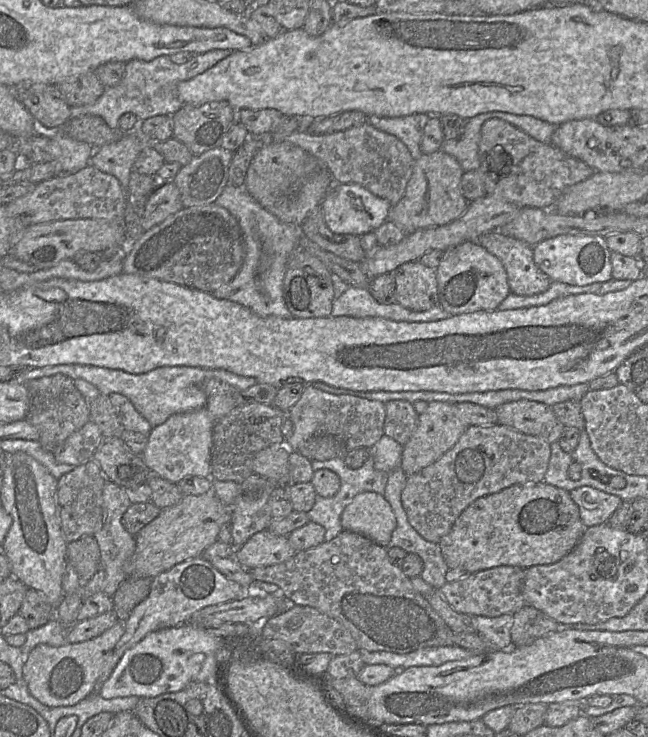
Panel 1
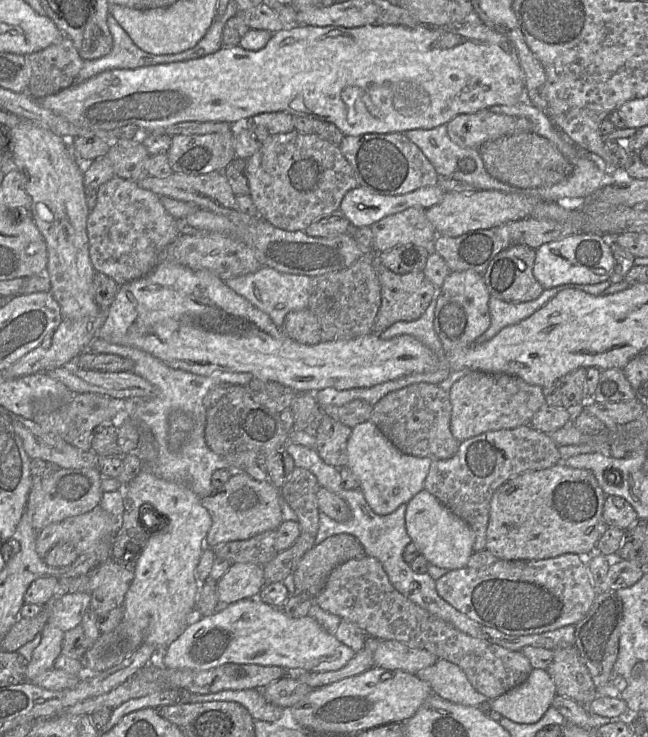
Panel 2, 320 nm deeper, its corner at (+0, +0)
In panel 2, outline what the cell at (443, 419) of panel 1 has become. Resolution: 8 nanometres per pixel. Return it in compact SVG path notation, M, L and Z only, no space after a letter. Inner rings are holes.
M469 371L456 381L449 391L449 398L452 405L450 429L459 442L488 431L529 425L533 415L545 404L542 387L530 385L516 376L482 371Z

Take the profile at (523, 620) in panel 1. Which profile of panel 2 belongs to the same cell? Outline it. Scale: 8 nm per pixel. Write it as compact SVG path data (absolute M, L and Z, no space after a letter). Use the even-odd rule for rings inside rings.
M574 646L554 650L552 663L546 669L556 686L557 695L587 706L597 697L597 688Z

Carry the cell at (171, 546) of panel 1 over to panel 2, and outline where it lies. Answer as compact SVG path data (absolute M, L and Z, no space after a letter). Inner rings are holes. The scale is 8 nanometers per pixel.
M233 471L230 479L209 495L201 498L208 510L212 525L205 539L205 547L226 542L246 540L268 530L276 530L284 521L280 506L280 489L270 480L259 481L245 471Z

